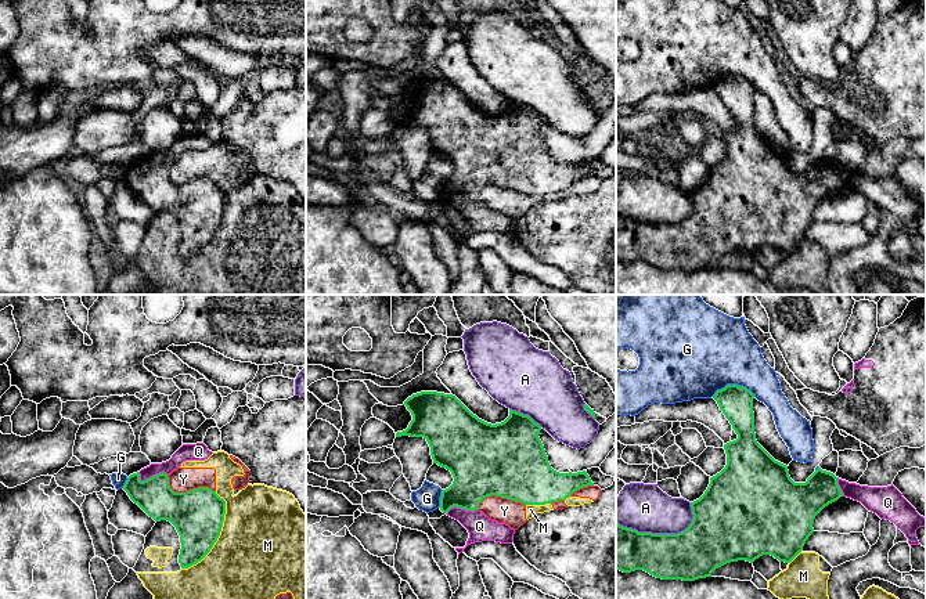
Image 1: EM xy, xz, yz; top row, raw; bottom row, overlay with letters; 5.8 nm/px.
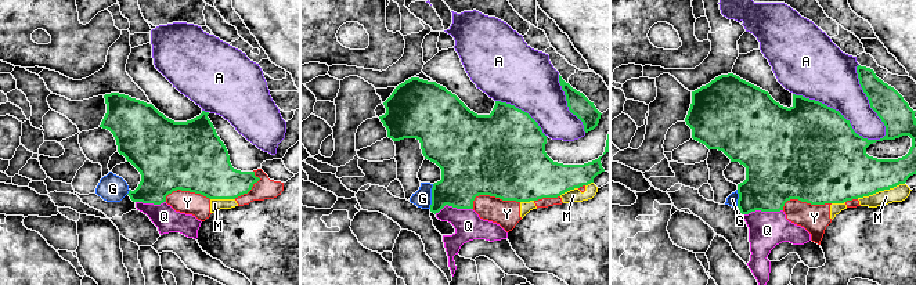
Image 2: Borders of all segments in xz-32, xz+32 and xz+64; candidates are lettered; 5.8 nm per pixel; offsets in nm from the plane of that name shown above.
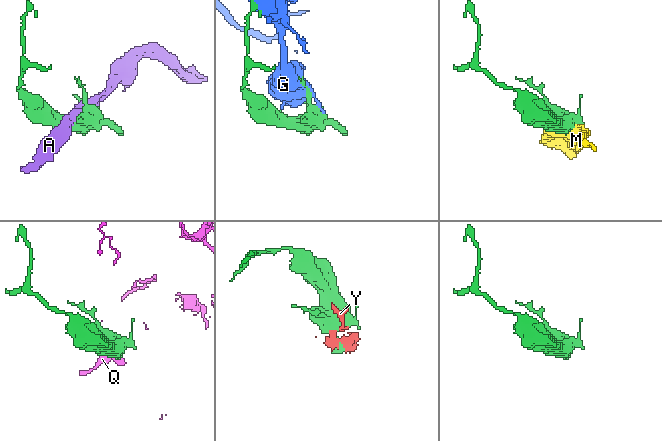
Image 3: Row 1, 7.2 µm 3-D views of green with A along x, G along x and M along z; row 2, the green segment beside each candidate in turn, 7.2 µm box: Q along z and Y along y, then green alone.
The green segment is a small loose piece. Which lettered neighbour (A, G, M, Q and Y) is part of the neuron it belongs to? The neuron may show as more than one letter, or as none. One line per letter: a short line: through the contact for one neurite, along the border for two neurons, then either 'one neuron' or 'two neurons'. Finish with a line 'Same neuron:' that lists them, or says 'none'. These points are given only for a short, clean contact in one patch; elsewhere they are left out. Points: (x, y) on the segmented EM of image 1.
A: two neurons
G: two neurons
M: two neurons
Q: one neuron
Y: two neurons
Same neuron: Q

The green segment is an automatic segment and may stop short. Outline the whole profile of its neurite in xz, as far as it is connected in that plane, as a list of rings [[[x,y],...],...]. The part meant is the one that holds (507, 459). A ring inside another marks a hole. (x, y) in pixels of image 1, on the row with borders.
[[[437,391],[412,394],[403,405],[411,412],[412,421],[406,430],[397,432],[396,437],[424,437],[430,447],[433,463],[451,472],[454,481],[442,491],[439,508],[468,530],[465,548],[482,541],[514,542],[514,528],[479,510],[479,504],[487,497],[496,495],[525,505],[545,505],[565,501],[574,491],[594,486],[585,470],[559,473],[551,468],[538,437],[541,426],[529,415],[509,409],[504,422],[491,425],[473,415],[455,396]]]

